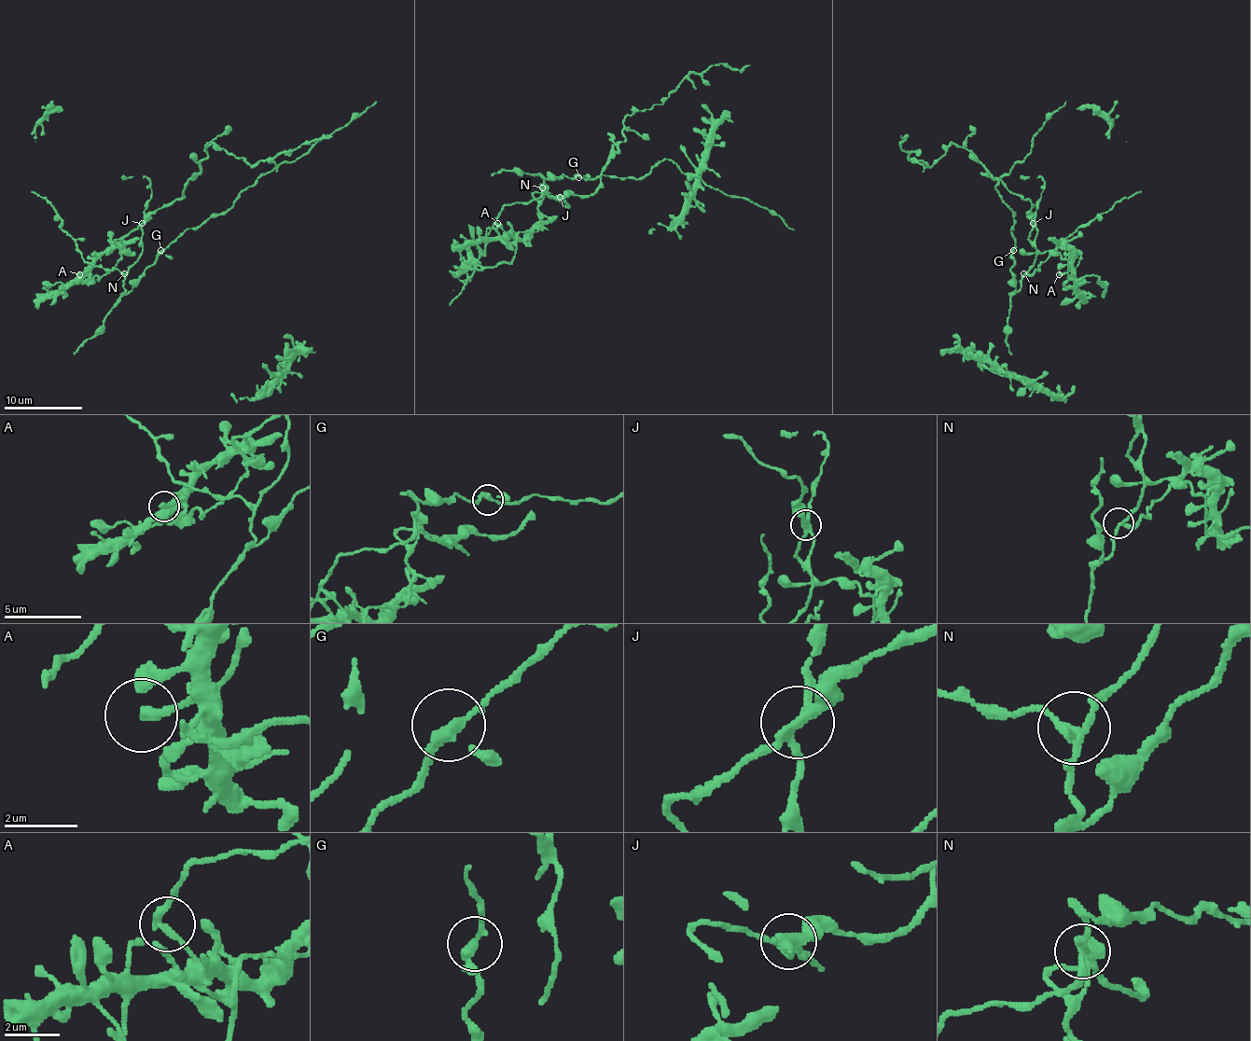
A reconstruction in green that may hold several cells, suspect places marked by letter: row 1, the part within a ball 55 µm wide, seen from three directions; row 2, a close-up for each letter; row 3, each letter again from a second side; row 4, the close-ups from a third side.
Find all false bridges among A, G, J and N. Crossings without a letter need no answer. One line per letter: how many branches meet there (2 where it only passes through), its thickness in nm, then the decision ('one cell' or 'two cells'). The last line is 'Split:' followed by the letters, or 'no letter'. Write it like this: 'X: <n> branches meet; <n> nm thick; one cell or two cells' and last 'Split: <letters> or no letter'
A: 1 branches meet; 280 nm thick; one cell
G: 3 branches meet; 220 nm thick; one cell
J: 4 branches meet; 280 nm thick; two cells
N: 3 branches meet; 170 nm thick; two cells
Split: J, N

